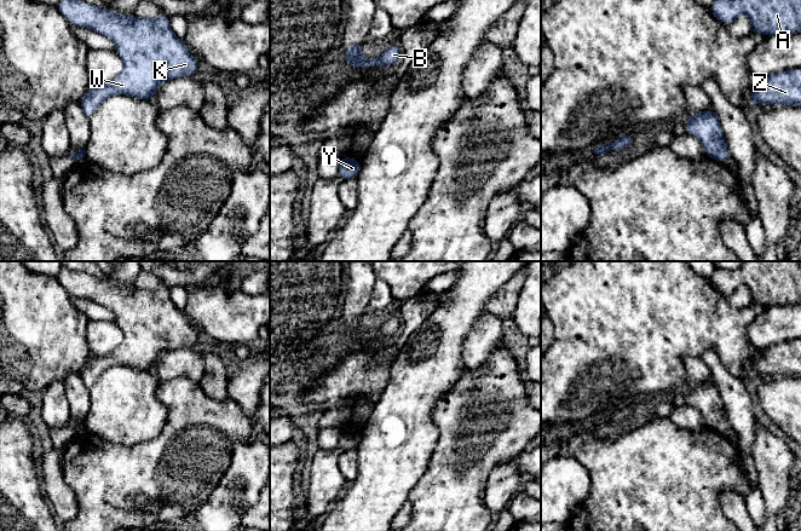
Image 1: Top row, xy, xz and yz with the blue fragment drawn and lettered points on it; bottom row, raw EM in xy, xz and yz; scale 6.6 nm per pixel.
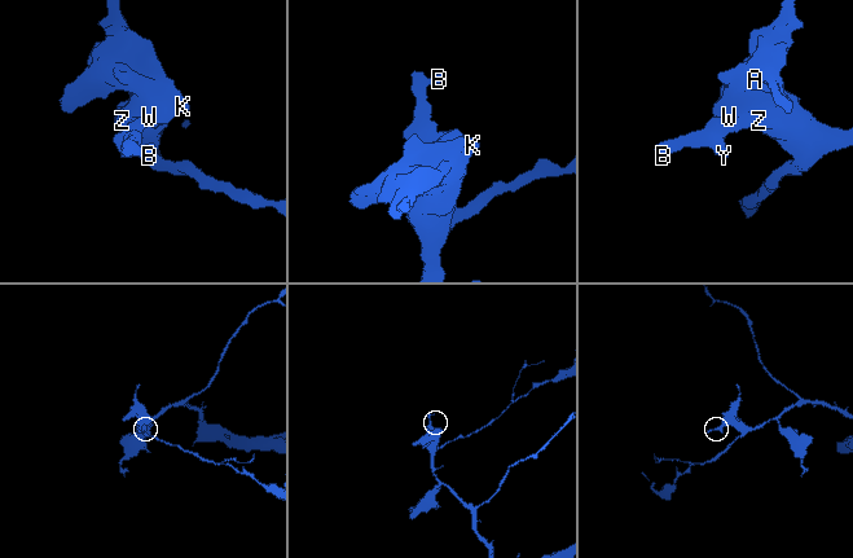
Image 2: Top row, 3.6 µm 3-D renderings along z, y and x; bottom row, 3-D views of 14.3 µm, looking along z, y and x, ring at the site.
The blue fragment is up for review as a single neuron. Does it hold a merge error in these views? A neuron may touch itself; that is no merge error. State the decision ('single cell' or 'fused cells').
single cell

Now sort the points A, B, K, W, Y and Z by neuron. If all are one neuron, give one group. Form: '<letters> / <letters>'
A B K W Y Z

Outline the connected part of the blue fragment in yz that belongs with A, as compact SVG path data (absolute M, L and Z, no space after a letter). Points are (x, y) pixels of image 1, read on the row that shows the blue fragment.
M715 0L709 8L727 25L738 16L748 15L757 34L801 33L801 0Z

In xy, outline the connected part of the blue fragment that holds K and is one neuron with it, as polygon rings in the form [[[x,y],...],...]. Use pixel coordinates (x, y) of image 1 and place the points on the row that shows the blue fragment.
[[[60,0],[56,7],[71,25],[85,27],[111,39],[115,44],[114,50],[123,62],[123,70],[117,77],[102,86],[91,86],[80,100],[82,111],[88,119],[110,96],[126,94],[139,99],[154,99],[163,81],[192,76],[200,68],[184,40],[178,39],[171,29],[169,17],[165,13],[155,18],[137,18],[133,15],[121,16],[114,13],[109,7],[98,8],[79,0]]]

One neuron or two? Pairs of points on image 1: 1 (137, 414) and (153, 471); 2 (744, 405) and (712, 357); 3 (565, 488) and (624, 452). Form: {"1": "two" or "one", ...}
{"1": "two", "2": "one", "3": "two"}

